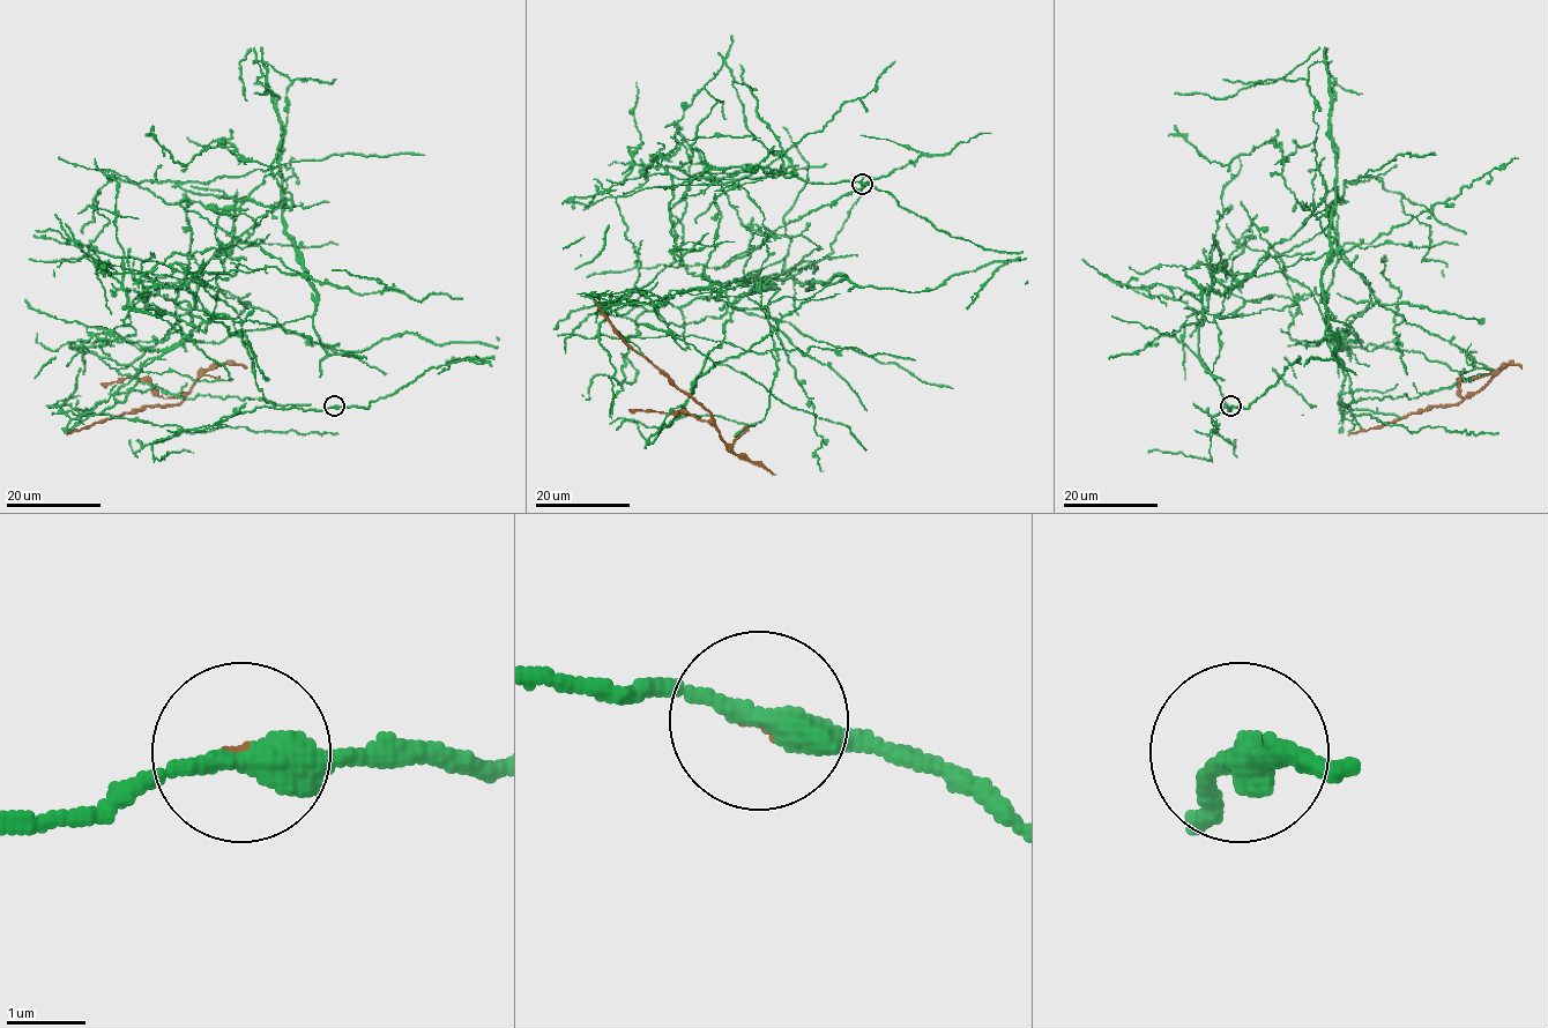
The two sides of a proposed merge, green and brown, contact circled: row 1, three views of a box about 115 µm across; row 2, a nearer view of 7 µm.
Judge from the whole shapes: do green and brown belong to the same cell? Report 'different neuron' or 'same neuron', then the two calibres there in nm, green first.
different neuron | 360/50 nm

